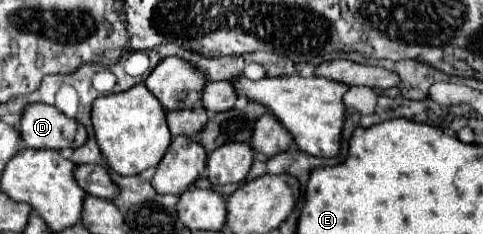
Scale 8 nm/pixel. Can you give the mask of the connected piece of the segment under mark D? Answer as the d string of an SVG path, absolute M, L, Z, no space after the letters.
M34 102L24 108L18 132L28 148L64 150L86 142L86 128L80 122L66 118L60 110L42 102Z

